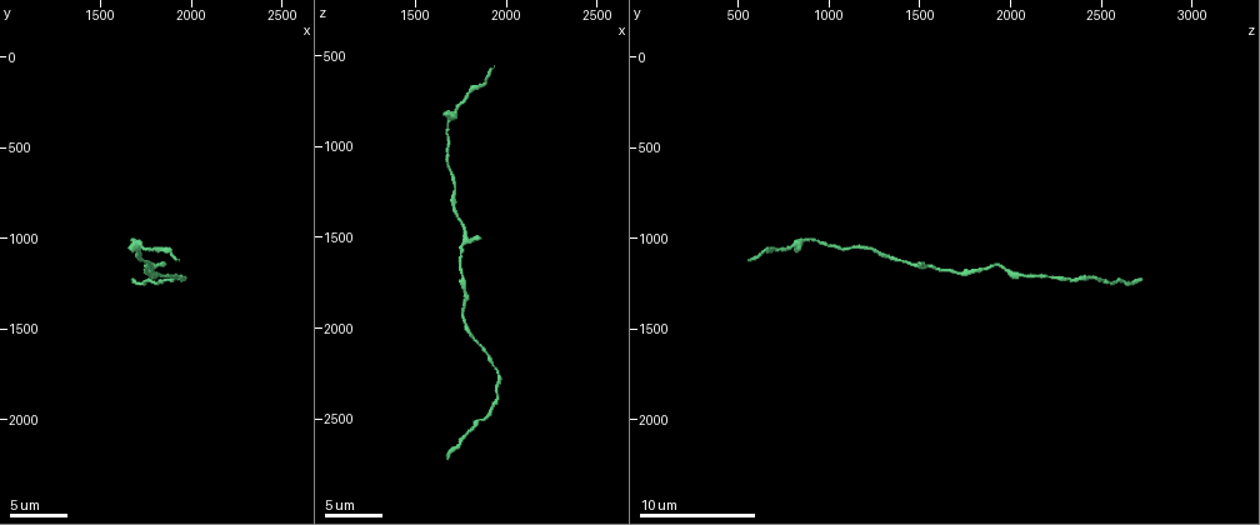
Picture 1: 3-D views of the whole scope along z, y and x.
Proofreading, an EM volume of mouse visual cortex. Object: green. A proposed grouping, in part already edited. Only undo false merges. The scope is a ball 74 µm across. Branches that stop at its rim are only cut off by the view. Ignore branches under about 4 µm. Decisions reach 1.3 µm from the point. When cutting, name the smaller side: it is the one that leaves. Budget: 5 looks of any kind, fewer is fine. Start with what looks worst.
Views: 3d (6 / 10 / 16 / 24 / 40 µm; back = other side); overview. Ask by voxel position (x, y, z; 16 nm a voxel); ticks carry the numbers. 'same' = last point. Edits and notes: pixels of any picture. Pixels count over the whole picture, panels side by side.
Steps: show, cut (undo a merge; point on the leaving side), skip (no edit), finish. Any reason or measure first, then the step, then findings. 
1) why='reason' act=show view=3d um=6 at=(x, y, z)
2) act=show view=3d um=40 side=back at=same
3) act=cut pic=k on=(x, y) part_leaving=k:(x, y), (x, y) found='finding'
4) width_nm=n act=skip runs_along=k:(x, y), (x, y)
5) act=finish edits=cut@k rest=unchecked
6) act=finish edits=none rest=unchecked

why='sudden change in width' act=show view=3d um=16 at=(1680, 1000, 920)

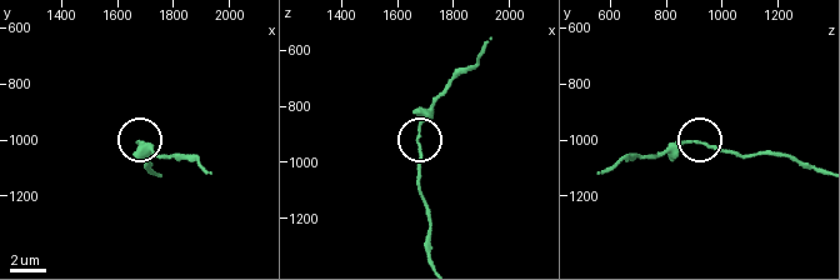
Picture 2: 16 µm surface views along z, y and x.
act=skip runs_along=2:(431, 258), (431, 226), (418, 181), (418, 124), (431, 98) found='continuous, no second cell'

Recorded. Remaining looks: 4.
why='thick turns thin' act=show view=3d um=10 at=(1780, 1140, 1460)

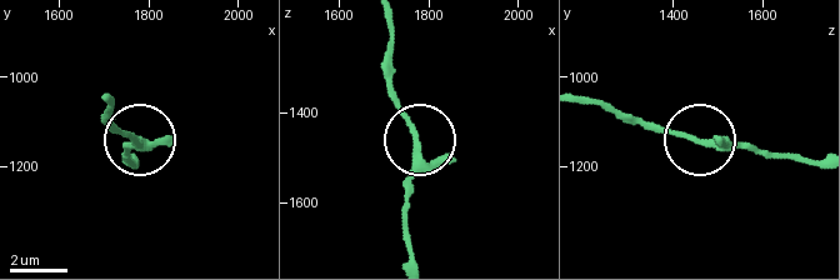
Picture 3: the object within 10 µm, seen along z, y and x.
width_nm=230 act=skip runs_along=3:(780, 155), (711, 149), (661, 126), (641, 126) found='one cell here'

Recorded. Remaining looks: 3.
why='thin neck' act=show view=3d um=16 at=(1960, 1220, 2220)

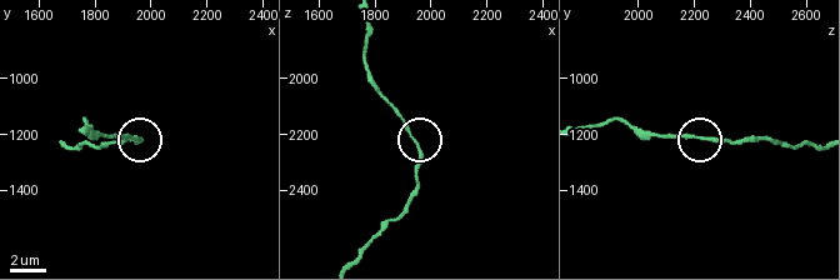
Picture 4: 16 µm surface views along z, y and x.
width_nm=180 act=skip runs_along=4:(366, 24), (374, 86), (420, 158), (415, 193) found='continuous, no second cell'

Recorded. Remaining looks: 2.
act=finish edits=none rest=unchecked

